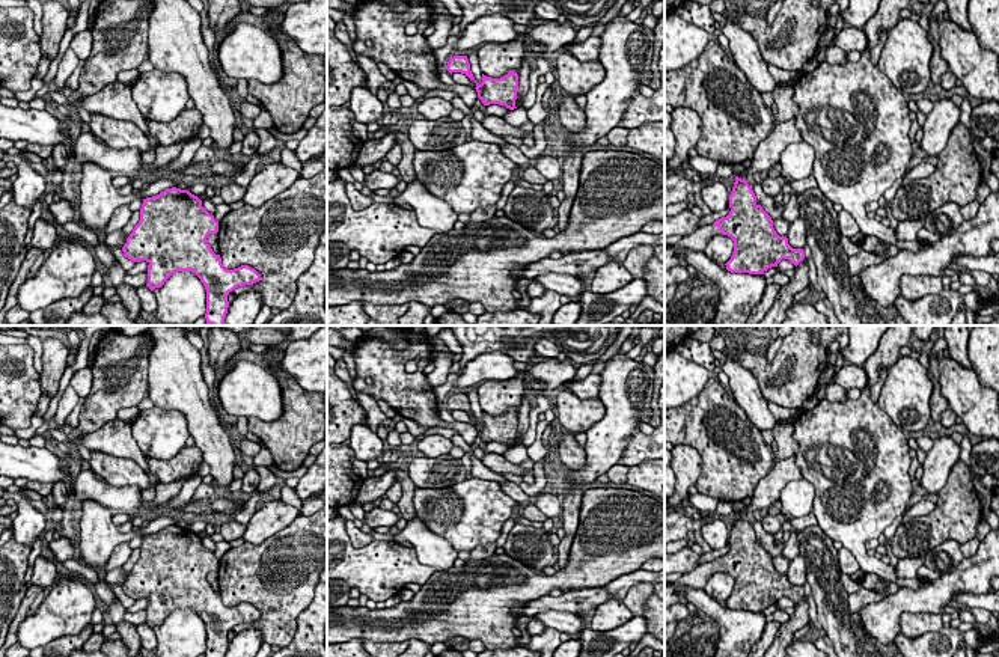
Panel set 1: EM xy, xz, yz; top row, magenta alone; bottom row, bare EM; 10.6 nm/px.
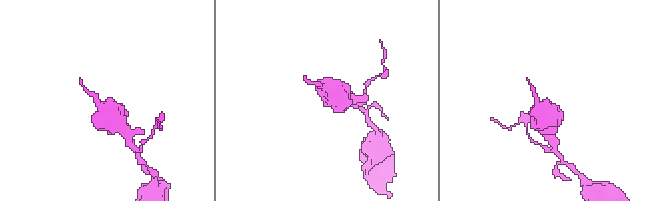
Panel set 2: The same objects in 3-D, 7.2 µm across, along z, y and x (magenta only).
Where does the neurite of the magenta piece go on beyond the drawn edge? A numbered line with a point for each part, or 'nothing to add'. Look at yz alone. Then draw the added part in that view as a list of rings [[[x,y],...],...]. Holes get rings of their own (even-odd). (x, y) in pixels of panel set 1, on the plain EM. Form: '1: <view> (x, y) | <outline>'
1: yz (696, 579) | [[[710,561],[698,565],[693,571],[683,574],[677,582],[664,586],[664,609],[677,603],[687,604],[686,597],[678,589],[683,586],[704,589],[714,573],[722,573],[720,567],[714,561]]]

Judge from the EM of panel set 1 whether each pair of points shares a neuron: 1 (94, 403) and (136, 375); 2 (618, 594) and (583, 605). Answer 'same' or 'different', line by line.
1: same
2: different

